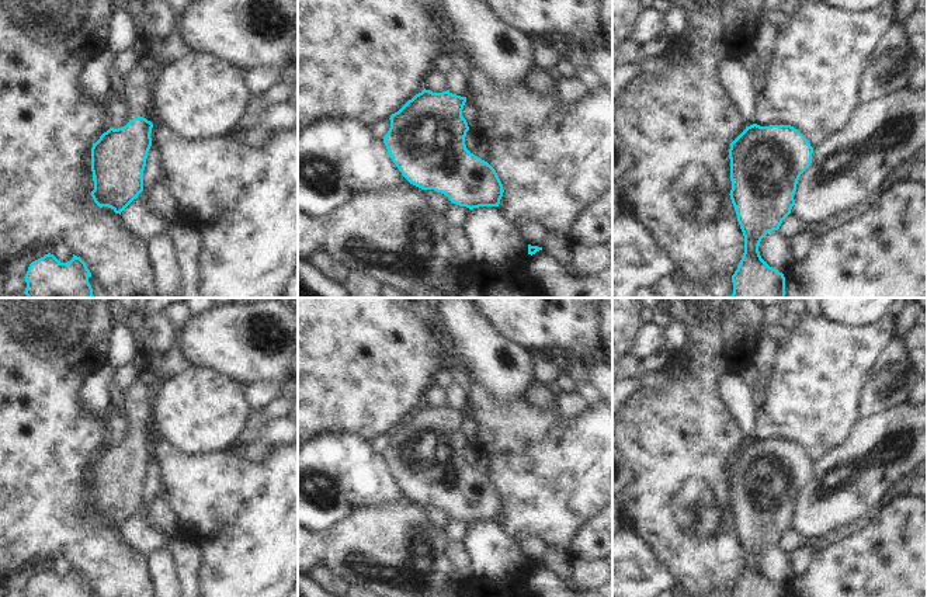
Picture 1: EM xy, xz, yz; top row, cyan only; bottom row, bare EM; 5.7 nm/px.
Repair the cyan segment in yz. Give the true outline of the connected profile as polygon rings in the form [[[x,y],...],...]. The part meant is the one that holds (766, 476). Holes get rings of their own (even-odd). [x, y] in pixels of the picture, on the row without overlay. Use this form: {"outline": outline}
{"outline": [[[753,438],[730,458],[730,514],[744,551],[744,568],[732,590],[732,597],[785,597],[778,584],[770,582],[760,570],[761,553],[778,545],[795,520],[794,509],[801,489],[812,478],[813,462],[791,440],[760,441]]]}

